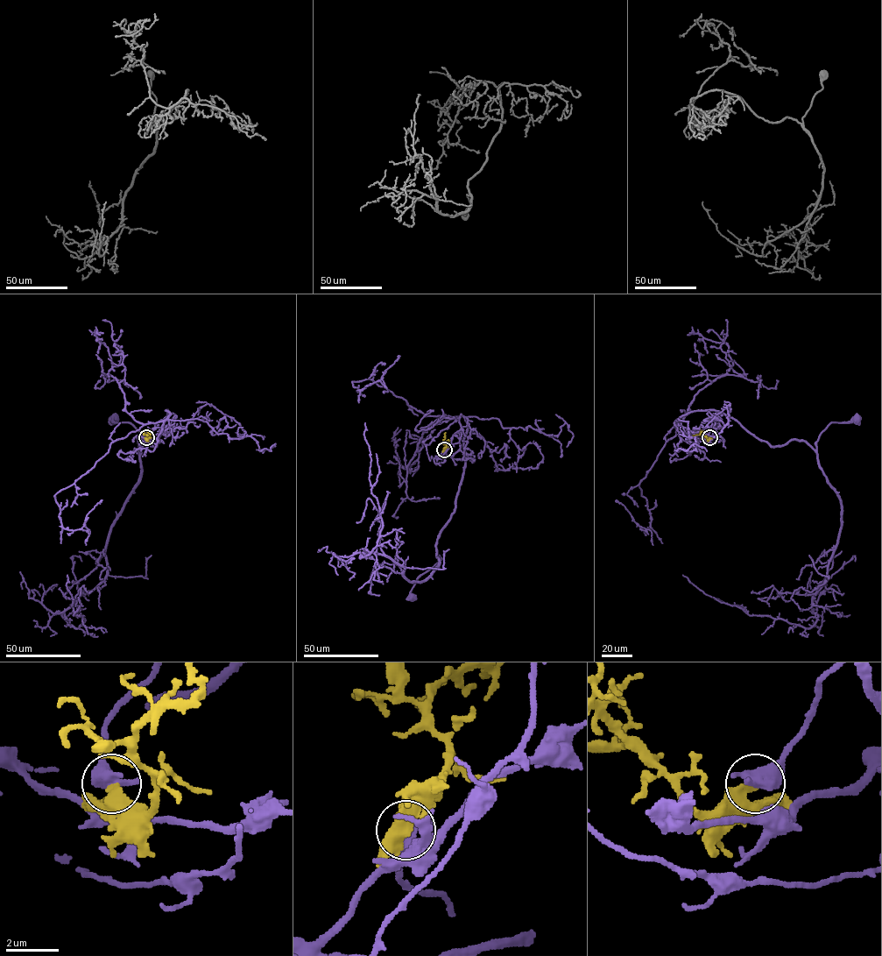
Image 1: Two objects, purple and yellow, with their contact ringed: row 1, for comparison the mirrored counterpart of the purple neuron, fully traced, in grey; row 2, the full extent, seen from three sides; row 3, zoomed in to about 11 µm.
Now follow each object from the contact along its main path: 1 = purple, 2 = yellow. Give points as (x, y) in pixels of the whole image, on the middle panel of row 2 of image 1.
1: (444, 449), (463, 456), (461, 414), (467, 429), (455, 506), (438, 539), (441, 559), (418, 577), (412, 597)
2: (444, 449), (446, 433)

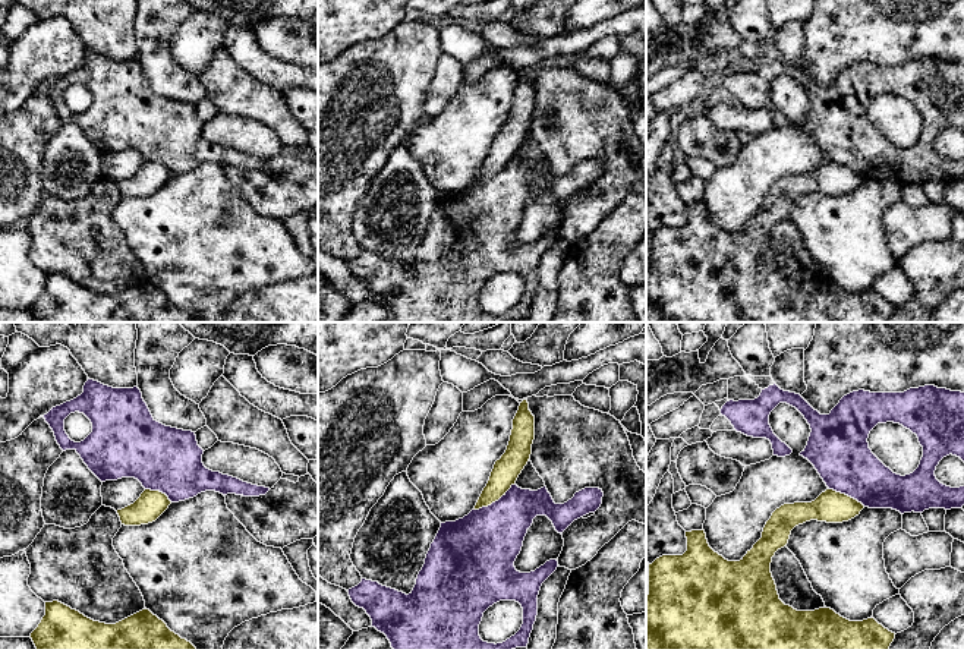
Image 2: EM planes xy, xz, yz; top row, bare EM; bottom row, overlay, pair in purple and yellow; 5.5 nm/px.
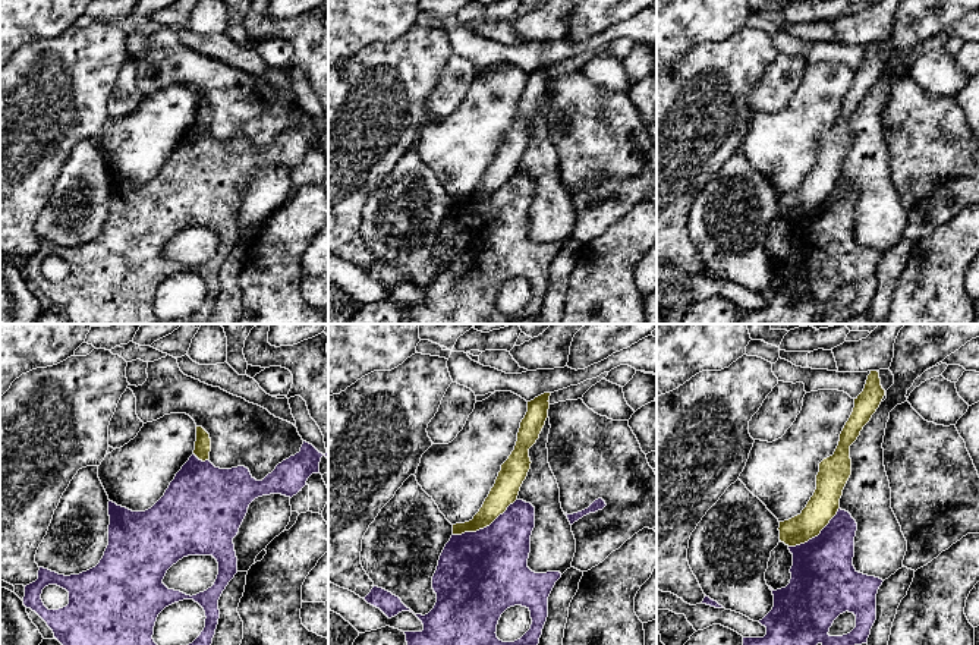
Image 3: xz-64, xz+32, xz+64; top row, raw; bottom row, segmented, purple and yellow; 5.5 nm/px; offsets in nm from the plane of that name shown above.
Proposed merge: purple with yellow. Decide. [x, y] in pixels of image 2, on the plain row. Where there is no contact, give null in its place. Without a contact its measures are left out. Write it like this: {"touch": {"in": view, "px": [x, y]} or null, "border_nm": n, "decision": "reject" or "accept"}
{"touch": {"in": "xz", "px": [495, 173]}, "border_nm": 280, "decision": "reject"}

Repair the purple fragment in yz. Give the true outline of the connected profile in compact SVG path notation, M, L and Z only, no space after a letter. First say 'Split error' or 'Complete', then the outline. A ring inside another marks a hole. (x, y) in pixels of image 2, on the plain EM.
Complete. M776 56L762 62L754 72L730 72L722 81L737 104L753 110L766 110L772 116L774 127L785 129L793 122L782 114L769 97L771 84L787 75L796 79L810 97L810 108L800 125L807 130L826 158L845 166L869 180L892 180L904 185L923 185L929 180L961 180L964 158L951 160L941 155L935 142L939 133L952 126L964 133L964 64L924 57L904 64L870 64L864 62L844 67L829 86L820 86L800 66L781 62ZM894 94L917 107L923 119L919 139L905 148L894 145L869 120L869 105L878 95Z

